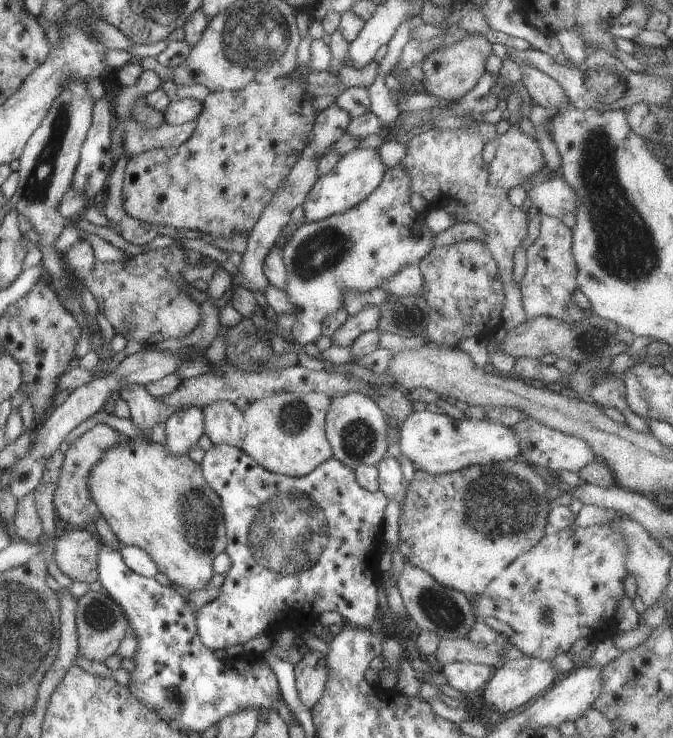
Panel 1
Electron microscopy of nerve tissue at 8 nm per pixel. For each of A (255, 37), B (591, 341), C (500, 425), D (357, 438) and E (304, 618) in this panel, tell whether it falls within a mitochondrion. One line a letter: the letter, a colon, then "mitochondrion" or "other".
A: mitochondrion
B: mitochondrion
C: other
D: mitochondrion
E: other

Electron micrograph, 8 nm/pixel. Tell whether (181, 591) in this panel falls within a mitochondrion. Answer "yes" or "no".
no

